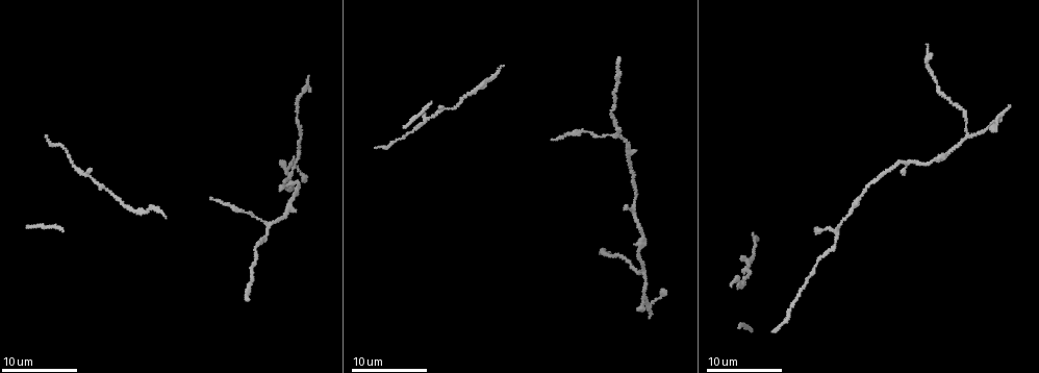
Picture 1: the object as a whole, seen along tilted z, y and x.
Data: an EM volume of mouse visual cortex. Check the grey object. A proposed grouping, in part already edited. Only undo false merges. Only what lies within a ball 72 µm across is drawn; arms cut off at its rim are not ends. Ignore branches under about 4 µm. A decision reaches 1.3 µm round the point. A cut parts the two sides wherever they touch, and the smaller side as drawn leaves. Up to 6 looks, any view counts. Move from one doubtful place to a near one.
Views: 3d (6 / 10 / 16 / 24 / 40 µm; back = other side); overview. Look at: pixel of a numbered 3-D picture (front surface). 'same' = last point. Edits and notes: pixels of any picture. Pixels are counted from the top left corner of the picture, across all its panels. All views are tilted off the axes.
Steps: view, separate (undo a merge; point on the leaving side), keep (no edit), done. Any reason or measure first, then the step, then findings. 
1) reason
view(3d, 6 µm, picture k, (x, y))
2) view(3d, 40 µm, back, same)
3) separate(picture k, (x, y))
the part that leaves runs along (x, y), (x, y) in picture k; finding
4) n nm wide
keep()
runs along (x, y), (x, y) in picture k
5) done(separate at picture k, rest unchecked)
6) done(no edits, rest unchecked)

three arms meet
view(3d, 6 µm, picture 1, (970, 134))

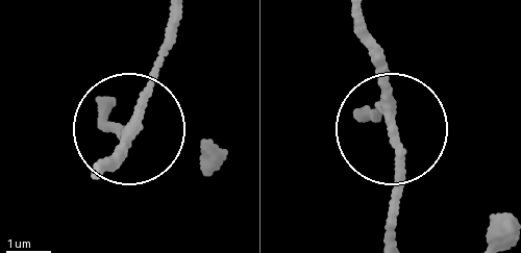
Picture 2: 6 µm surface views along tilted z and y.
keep()
runs along (100, 169), (125, 134), (107, 132), (102, 118) in picture 2; one cell here

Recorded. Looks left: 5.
sudden change in width
view(3d, 6 µm, picture 1, (586, 131))

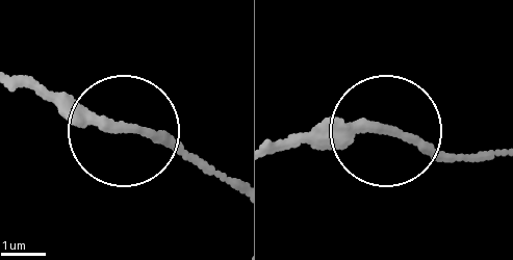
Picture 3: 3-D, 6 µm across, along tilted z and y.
keep()
runs along (455, 158), (344, 124), (282, 136) in picture 3; continuous, no second cell

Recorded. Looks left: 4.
thick turns thin
view(3d, 10 µm, picture 1, (640, 246))

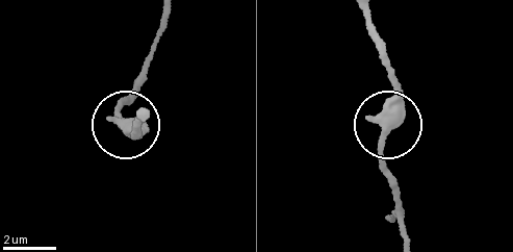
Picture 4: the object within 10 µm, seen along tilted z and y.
420 nm wide
keep()
runs along (370, 14), (370, 32), (394, 98), (381, 152), (389, 185) in picture 4; continuous, no second cell

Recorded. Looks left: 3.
done(no edits, rest unchecked)

